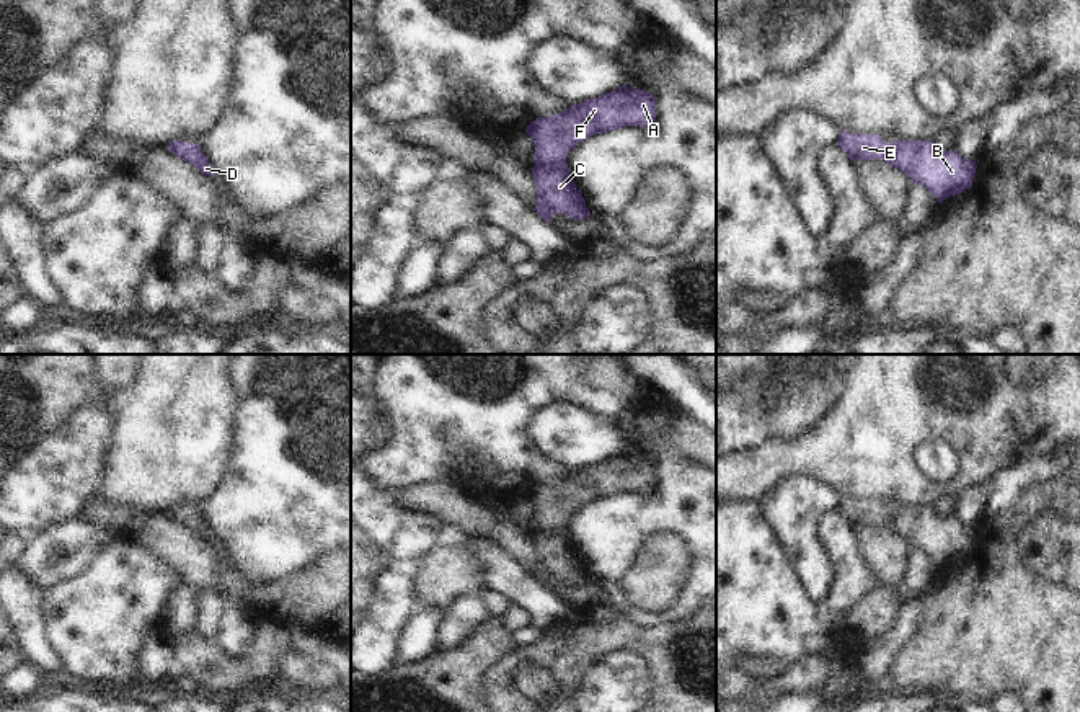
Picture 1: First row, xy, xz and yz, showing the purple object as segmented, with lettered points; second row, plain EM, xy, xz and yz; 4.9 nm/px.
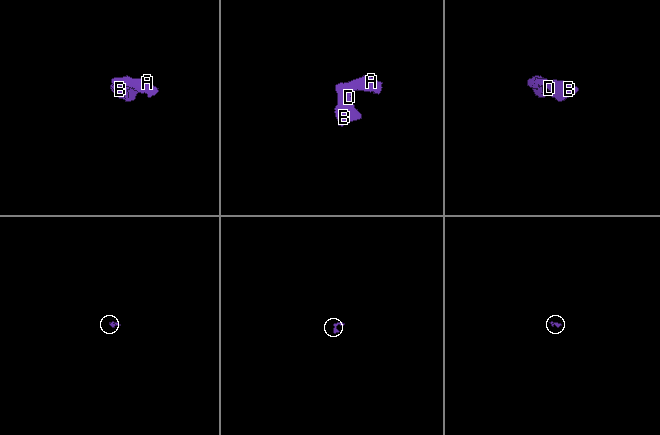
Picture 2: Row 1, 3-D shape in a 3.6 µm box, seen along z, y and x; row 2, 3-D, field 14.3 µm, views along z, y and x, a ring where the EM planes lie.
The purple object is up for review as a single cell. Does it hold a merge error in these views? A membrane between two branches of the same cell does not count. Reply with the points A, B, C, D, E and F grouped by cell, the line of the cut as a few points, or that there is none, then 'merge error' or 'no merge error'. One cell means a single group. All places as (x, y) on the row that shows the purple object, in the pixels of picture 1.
A B C D E F; no cut; no merge error

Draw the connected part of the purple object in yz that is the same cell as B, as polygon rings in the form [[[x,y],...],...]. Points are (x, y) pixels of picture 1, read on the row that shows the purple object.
[[[839,132],[839,147],[850,160],[881,158],[902,170],[914,185],[923,185],[943,202],[972,186],[977,163],[956,150],[941,150],[932,140],[896,140],[886,144],[876,134]]]

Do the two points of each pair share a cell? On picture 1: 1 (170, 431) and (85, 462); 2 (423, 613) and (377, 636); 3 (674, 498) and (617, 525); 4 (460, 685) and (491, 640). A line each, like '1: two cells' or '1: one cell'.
1: two cells
2: two cells
3: one cell
4: one cell

